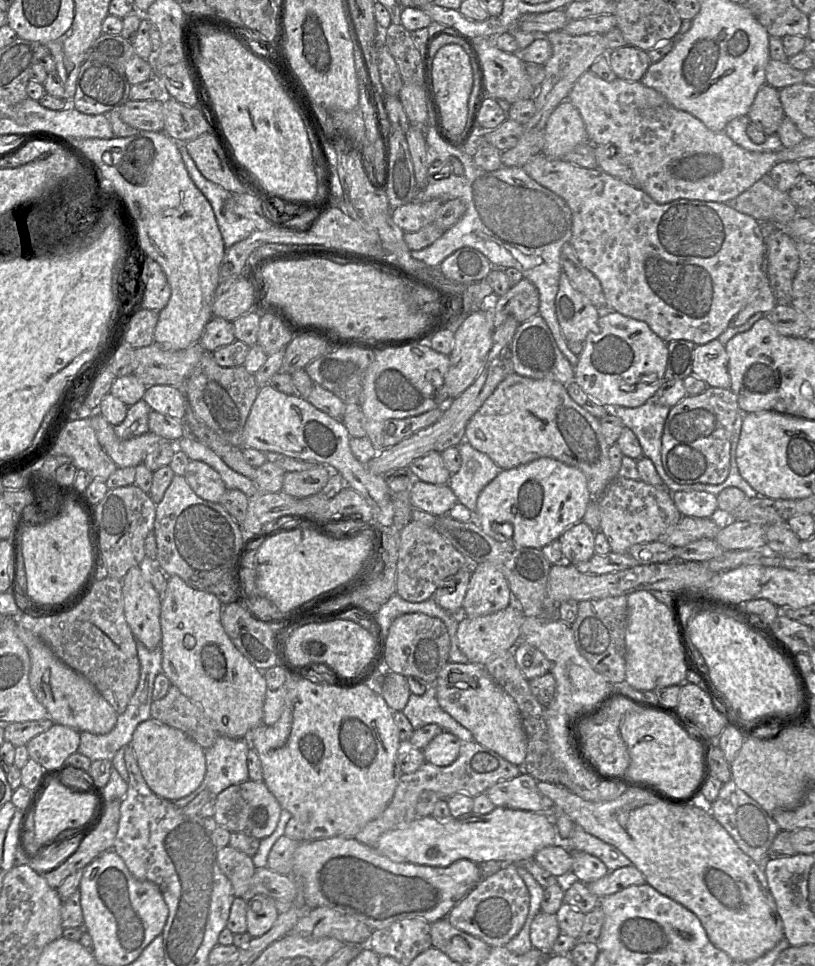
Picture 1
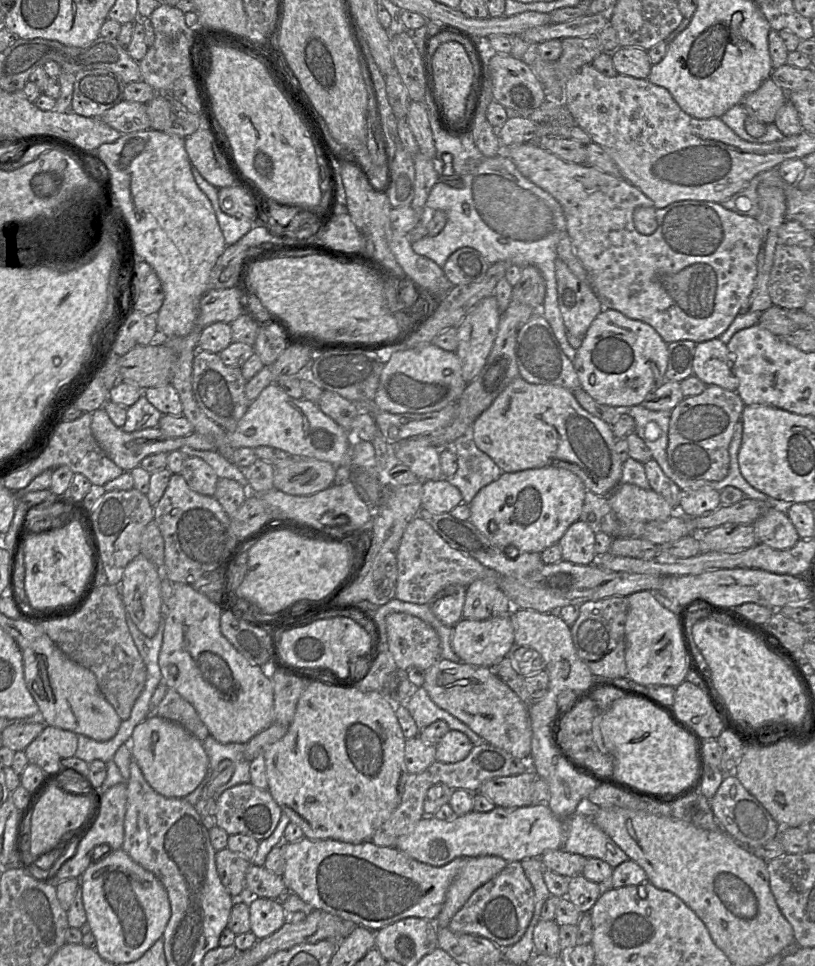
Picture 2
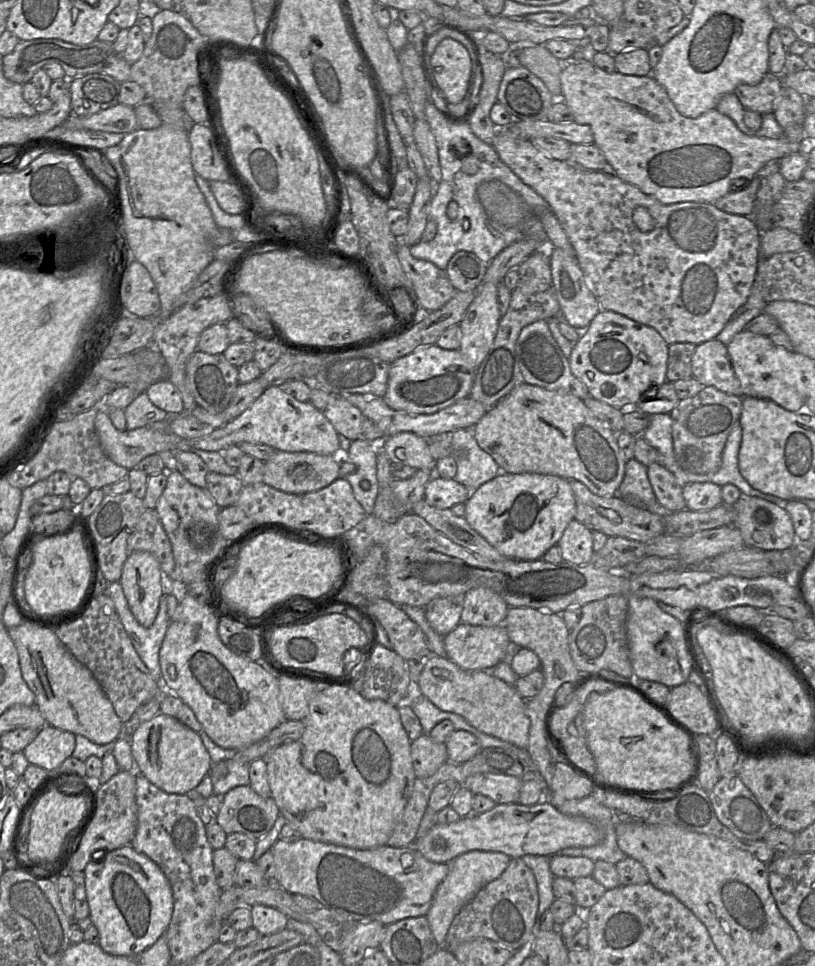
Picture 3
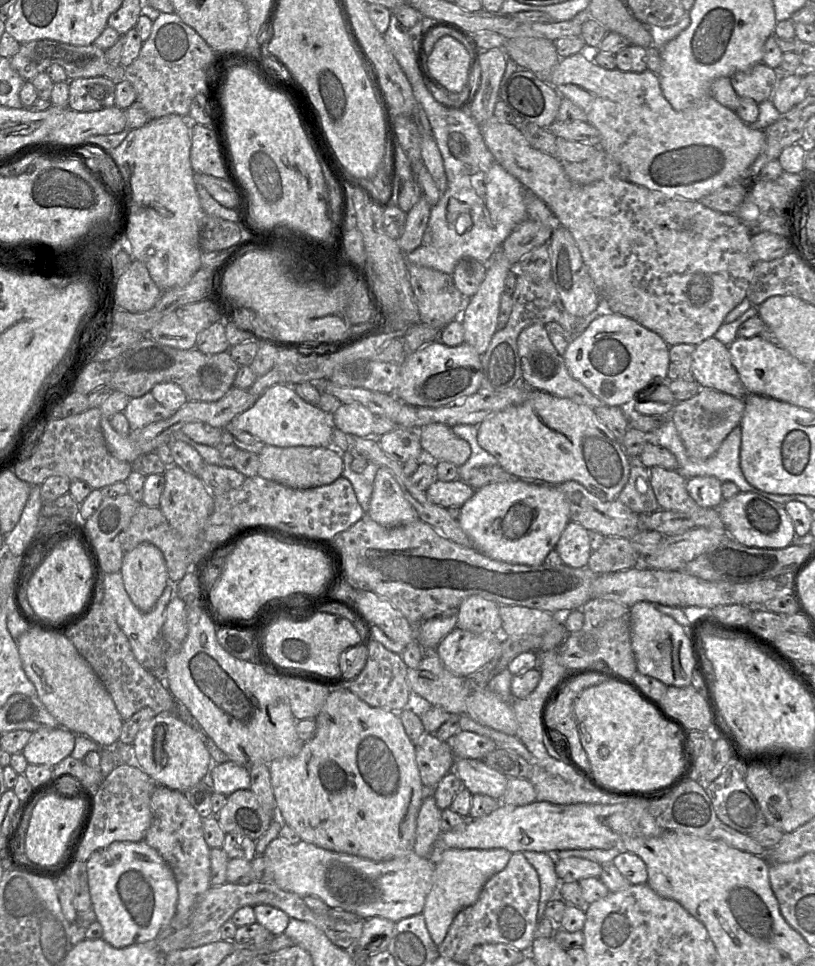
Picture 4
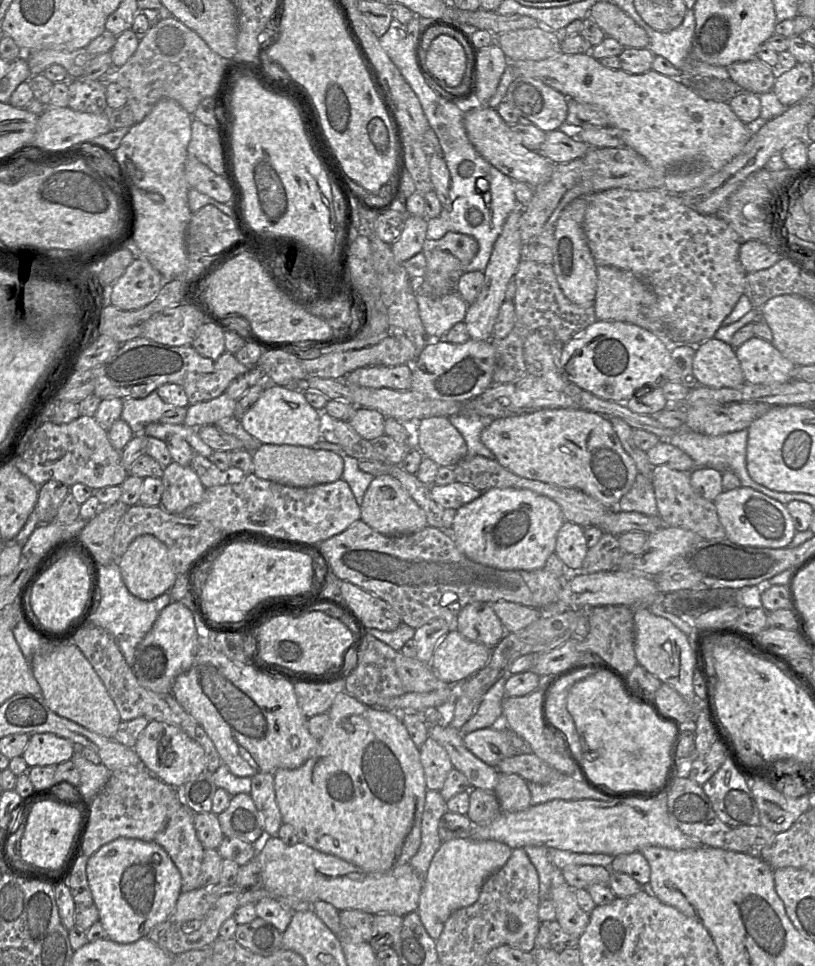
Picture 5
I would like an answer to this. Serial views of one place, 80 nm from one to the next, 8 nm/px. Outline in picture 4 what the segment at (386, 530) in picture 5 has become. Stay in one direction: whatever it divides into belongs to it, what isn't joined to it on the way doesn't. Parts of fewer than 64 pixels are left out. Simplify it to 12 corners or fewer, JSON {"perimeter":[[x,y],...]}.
{"perimeter":[[376,473],[367,515],[384,527],[419,519],[396,479]]}

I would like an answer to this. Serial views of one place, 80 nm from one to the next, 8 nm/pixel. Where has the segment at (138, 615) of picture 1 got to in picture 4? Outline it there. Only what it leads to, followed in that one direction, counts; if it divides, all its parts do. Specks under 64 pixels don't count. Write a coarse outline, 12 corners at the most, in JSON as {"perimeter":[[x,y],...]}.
{"perimeter":[[144,542],[120,573],[133,604],[153,610],[168,585],[162,552]]}

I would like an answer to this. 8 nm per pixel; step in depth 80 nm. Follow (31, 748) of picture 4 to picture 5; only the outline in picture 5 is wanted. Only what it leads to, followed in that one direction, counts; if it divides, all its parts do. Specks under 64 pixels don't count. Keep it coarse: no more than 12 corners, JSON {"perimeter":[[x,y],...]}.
{"perimeter":[[53,733],[30,736],[22,757],[29,768],[71,760],[75,745]]}

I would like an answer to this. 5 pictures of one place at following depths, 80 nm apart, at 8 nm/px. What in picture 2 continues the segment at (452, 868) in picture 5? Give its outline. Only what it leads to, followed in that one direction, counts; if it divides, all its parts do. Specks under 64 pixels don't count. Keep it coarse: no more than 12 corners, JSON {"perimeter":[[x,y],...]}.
{"perimeter":[[498,856],[467,858],[446,893],[436,927],[448,927],[473,892],[507,866]]}

